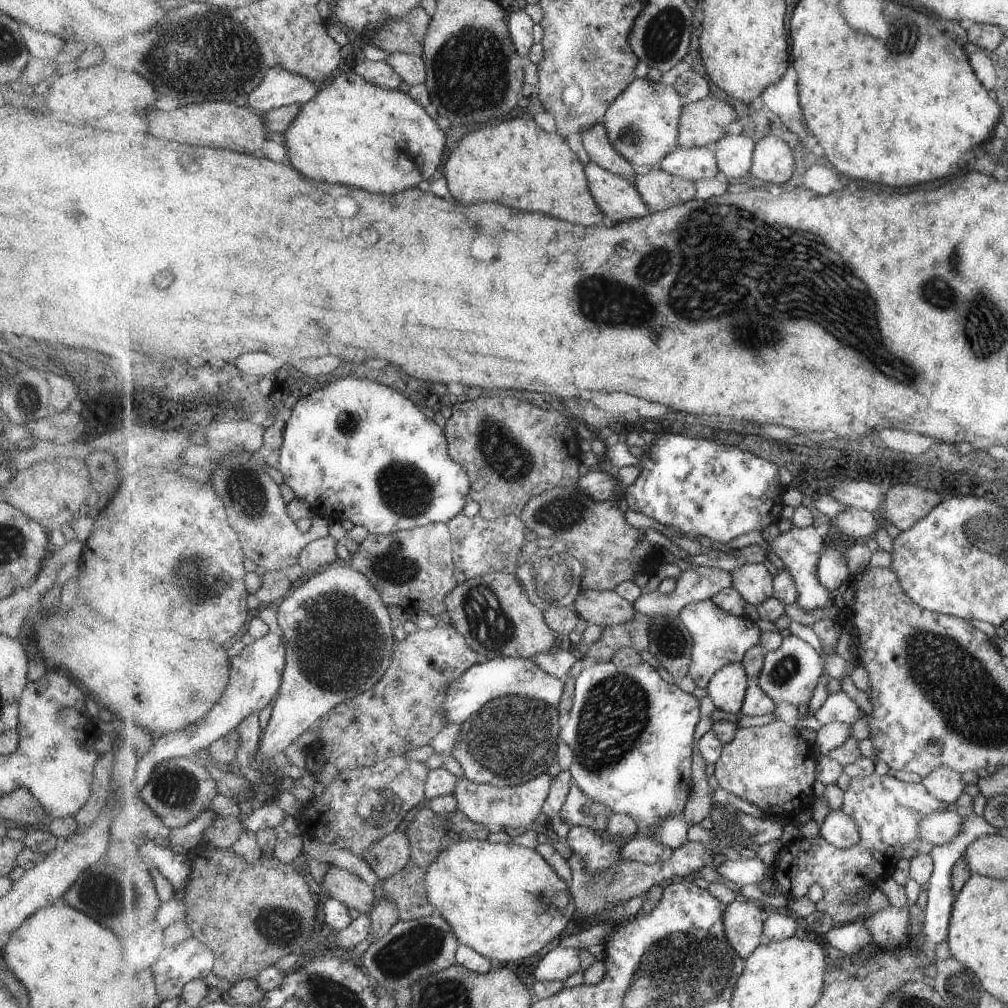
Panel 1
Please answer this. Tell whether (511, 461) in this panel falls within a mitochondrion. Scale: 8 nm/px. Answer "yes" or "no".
yes

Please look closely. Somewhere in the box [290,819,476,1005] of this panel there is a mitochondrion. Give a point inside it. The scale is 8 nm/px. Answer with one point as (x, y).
(405, 957)

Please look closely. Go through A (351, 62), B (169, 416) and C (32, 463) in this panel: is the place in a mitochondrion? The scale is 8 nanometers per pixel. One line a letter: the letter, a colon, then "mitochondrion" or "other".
A: other
B: other
C: other

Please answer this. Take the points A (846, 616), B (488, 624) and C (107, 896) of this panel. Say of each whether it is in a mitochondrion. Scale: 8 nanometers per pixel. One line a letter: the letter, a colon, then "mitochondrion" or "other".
A: other
B: mitochondrion
C: mitochondrion

